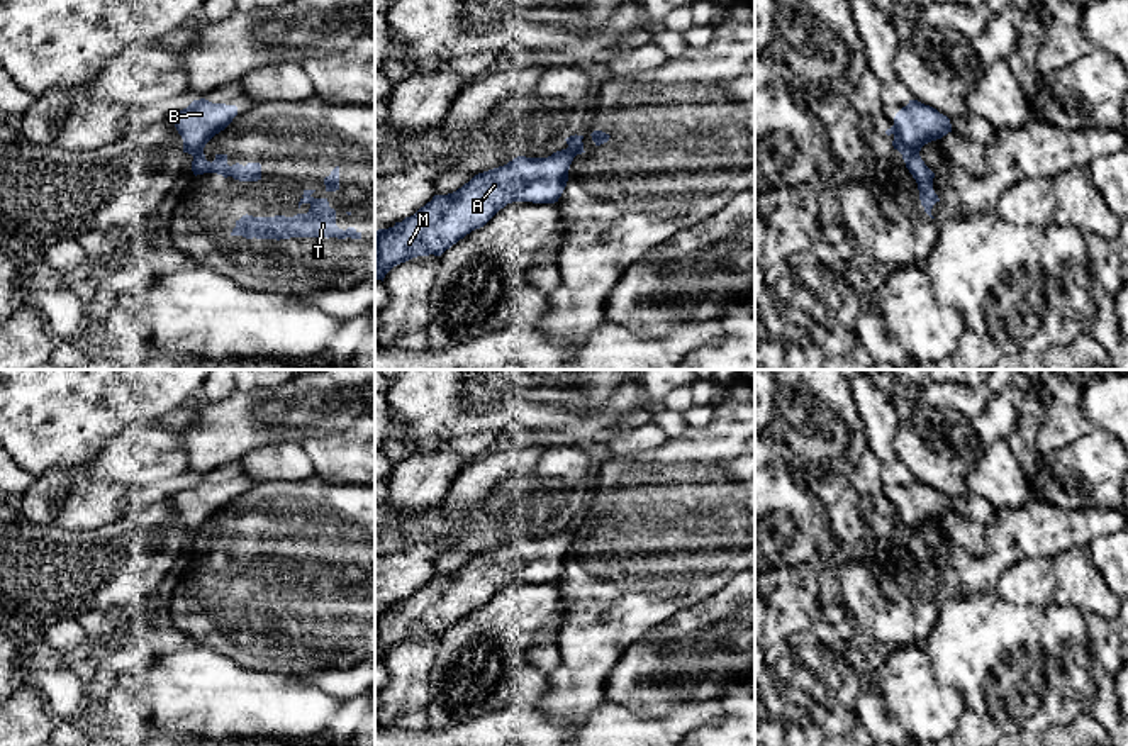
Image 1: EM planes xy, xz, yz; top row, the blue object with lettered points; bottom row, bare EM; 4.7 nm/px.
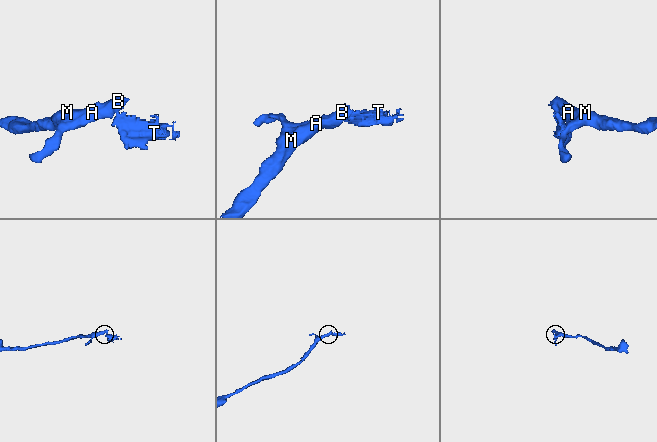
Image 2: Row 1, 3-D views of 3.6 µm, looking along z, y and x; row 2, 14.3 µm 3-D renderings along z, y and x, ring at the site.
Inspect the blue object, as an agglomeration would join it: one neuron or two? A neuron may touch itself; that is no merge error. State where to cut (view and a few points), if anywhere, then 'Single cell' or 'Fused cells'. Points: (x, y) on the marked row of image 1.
Split along yz (918, 151), (903, 155). Fused cells

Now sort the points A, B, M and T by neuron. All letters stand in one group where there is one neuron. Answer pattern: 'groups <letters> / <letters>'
groups A B M / T

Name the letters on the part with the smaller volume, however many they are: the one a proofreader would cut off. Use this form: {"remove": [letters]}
{"remove": ["T"]}

